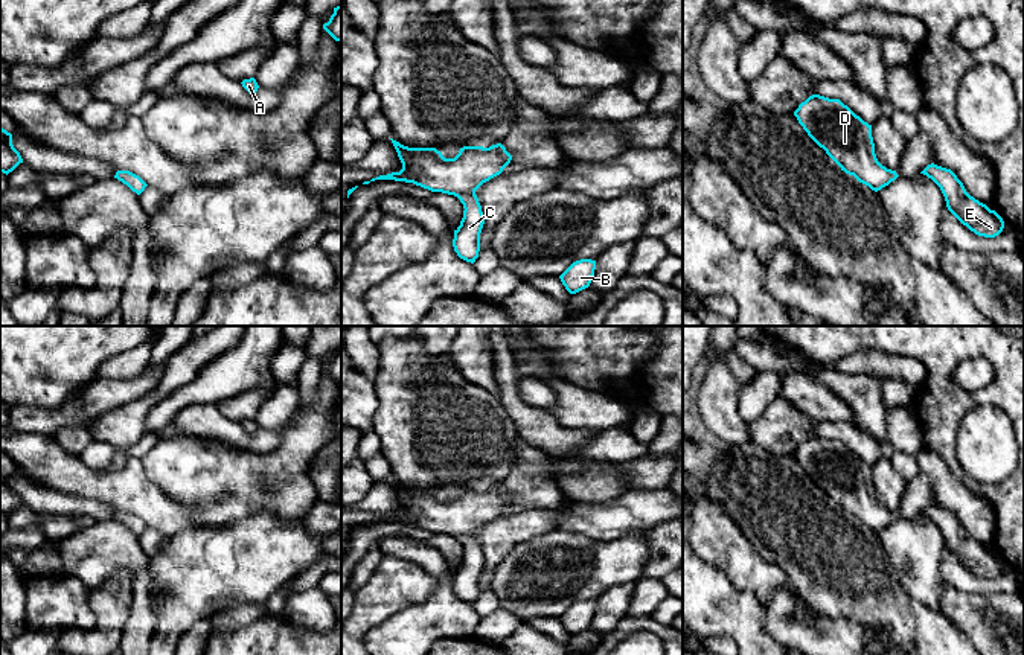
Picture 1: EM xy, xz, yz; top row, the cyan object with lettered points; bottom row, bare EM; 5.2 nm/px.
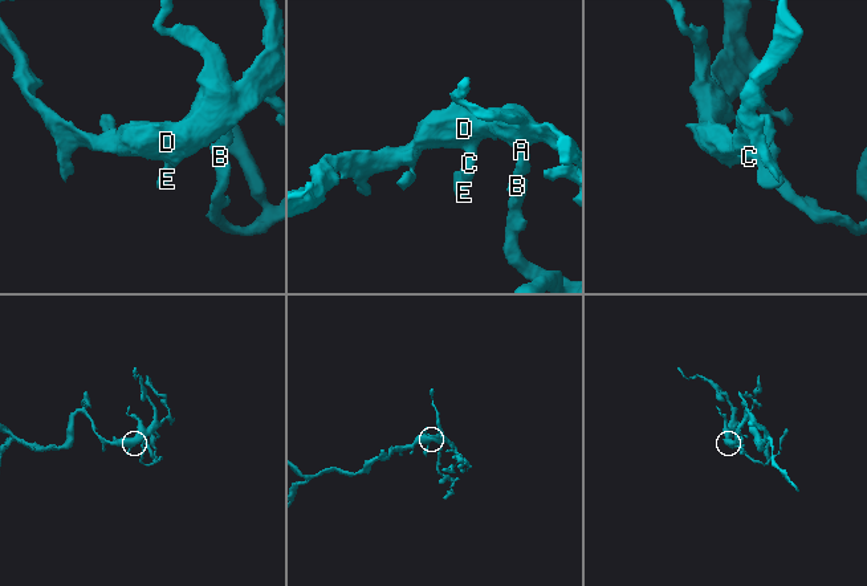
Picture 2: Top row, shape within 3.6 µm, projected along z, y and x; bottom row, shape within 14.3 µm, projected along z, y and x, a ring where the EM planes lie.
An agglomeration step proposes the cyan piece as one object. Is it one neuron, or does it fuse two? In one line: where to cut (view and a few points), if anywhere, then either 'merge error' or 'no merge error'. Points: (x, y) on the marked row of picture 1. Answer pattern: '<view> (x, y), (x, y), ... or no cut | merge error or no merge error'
no cut | no merge error

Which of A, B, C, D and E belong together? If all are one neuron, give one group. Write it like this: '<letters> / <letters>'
A B C D E

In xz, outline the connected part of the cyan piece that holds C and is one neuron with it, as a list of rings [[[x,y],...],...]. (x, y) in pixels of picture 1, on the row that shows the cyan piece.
[[[390,139],[402,163],[399,172],[379,175],[375,180],[405,181],[454,195],[463,204],[463,218],[454,230],[453,247],[457,256],[474,264],[480,251],[480,233],[485,215],[475,190],[500,175],[512,155],[501,143],[489,148],[463,146],[454,158],[445,158],[436,148],[408,148]]]

